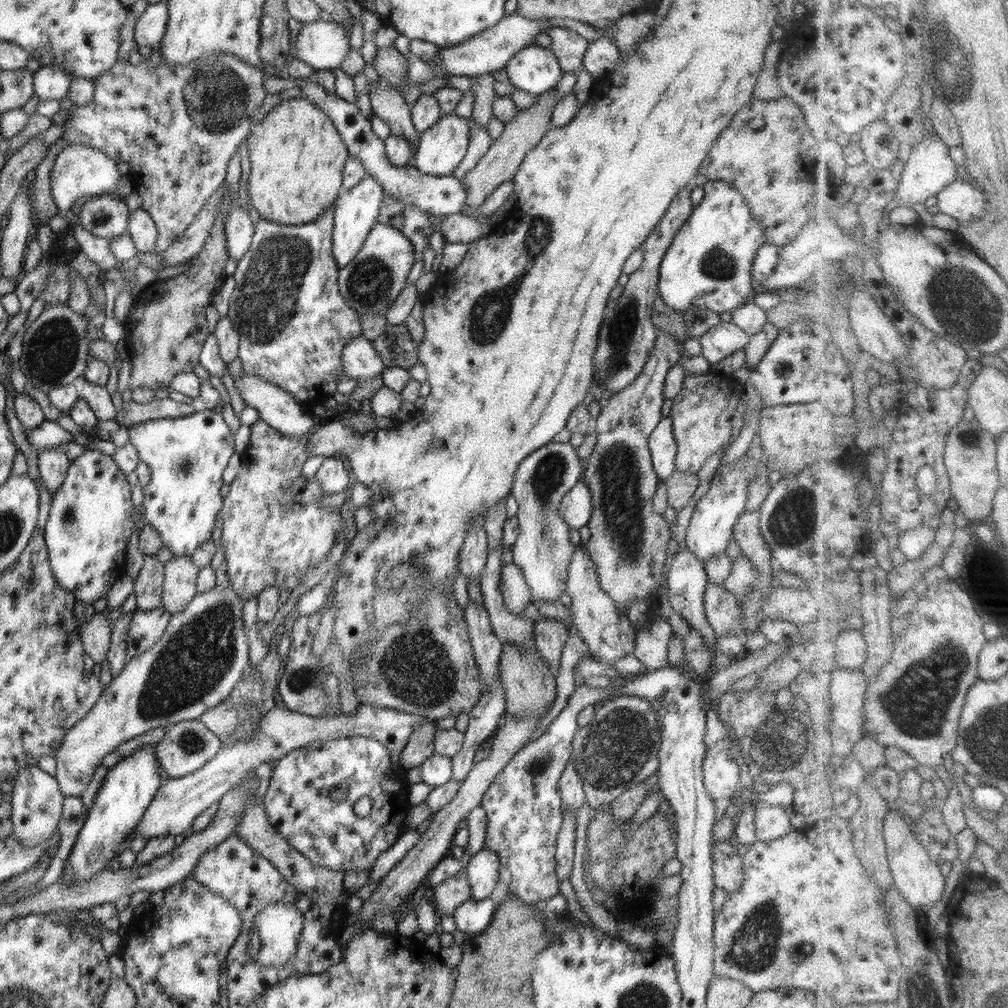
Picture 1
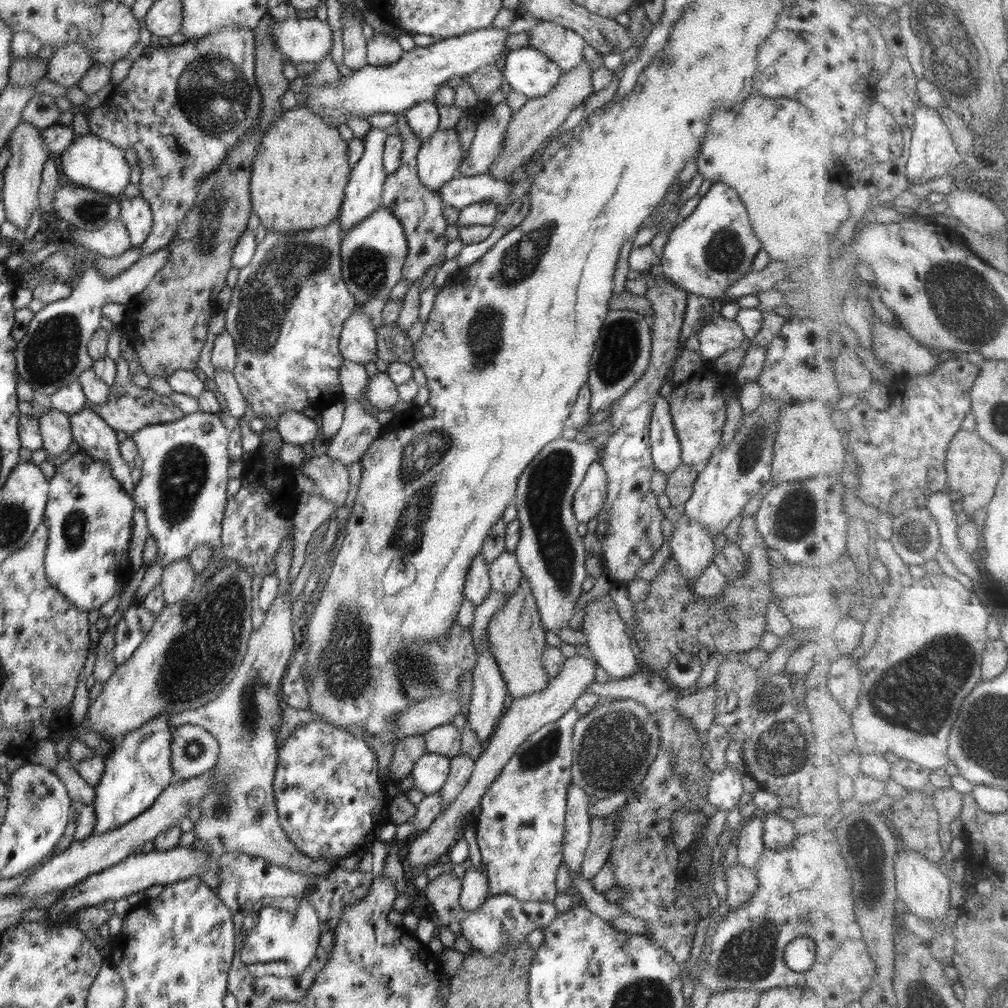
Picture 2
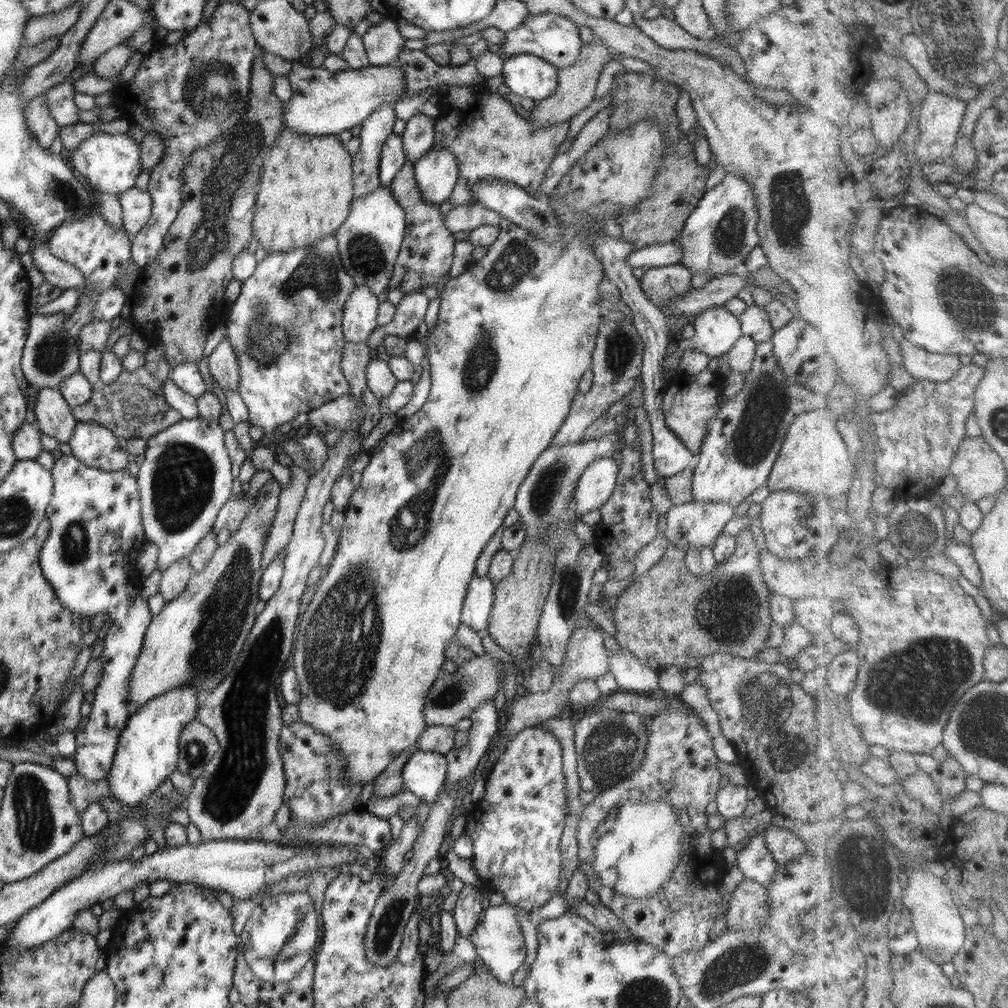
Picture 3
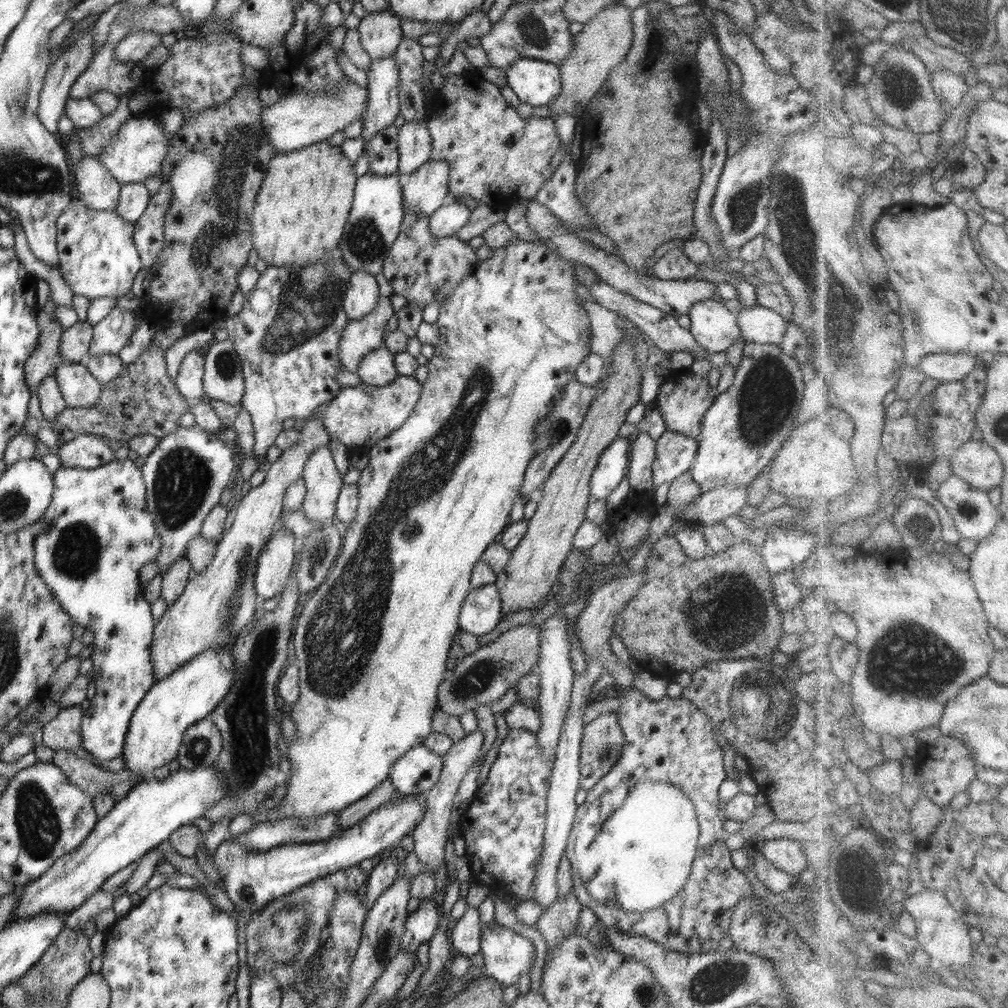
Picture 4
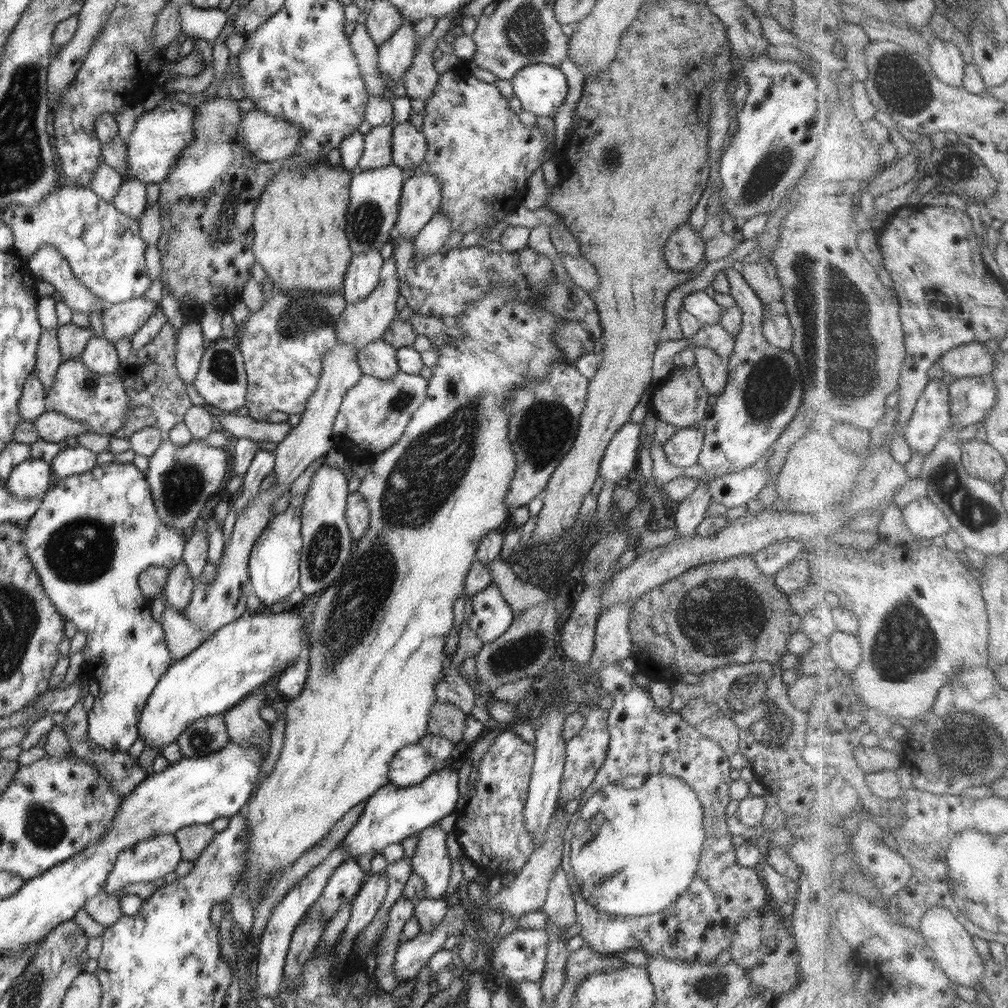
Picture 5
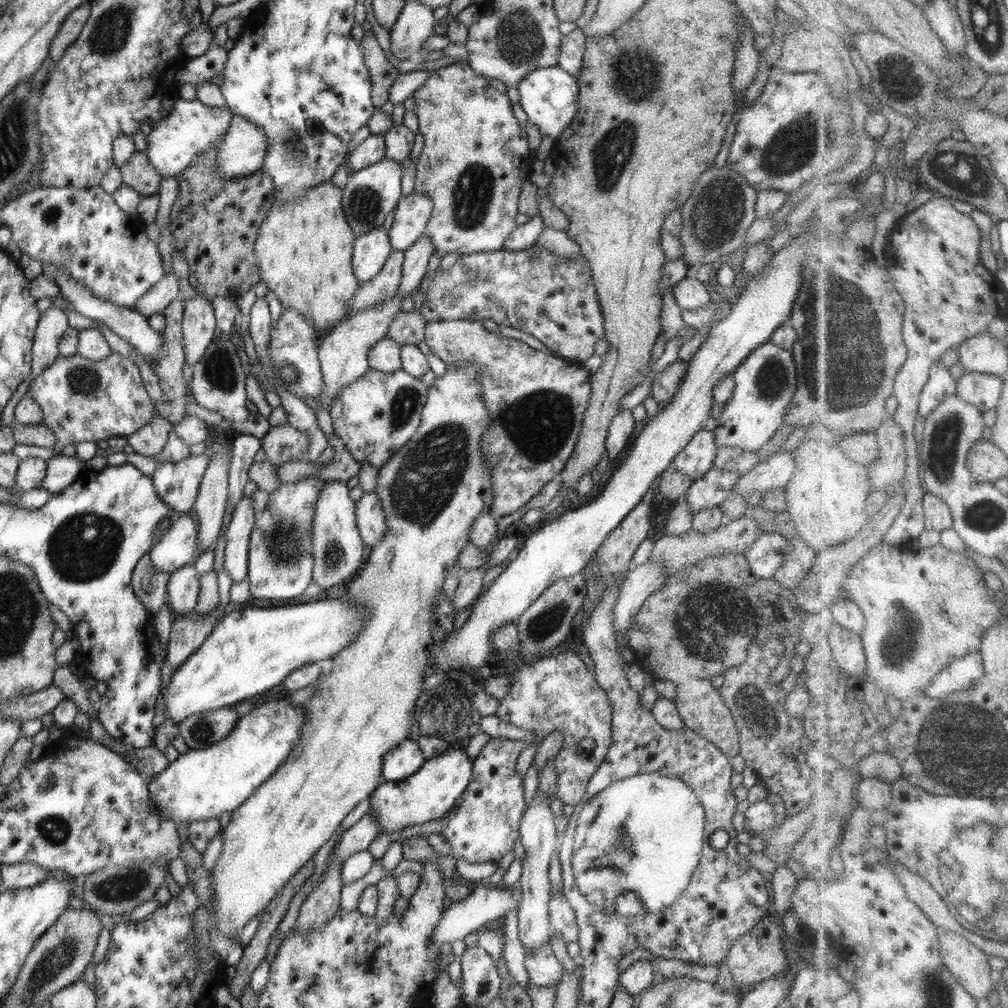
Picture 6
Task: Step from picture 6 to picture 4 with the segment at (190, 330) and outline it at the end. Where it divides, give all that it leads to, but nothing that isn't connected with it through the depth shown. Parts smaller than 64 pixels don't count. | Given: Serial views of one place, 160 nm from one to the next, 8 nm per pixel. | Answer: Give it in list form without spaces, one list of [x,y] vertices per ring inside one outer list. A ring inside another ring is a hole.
[[[195,349],[189,352],[179,366],[178,374],[174,380],[179,393],[192,401],[201,400],[205,395],[203,387],[204,370],[203,350]]]

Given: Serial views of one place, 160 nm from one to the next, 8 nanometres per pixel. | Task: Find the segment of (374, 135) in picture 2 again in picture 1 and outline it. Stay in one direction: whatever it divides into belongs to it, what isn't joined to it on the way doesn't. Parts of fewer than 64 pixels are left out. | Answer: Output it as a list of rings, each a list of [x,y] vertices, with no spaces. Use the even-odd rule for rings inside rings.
[[[366,173],[360,185],[352,190],[342,191],[334,201],[334,224],[332,235],[332,256],[336,259],[339,270],[348,266],[365,243],[372,227],[378,222],[379,210],[383,199],[383,189],[374,177]]]

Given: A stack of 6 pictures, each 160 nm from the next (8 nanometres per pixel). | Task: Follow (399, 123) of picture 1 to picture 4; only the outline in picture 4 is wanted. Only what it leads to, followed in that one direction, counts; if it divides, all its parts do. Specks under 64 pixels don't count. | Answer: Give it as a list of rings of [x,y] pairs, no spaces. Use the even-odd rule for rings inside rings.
[[[405,208],[400,234],[383,262],[383,274],[393,288],[393,294],[406,297],[423,308],[433,300],[440,304],[480,262],[475,255],[476,249],[468,246],[466,241],[456,235],[434,236],[429,224],[429,217]]]

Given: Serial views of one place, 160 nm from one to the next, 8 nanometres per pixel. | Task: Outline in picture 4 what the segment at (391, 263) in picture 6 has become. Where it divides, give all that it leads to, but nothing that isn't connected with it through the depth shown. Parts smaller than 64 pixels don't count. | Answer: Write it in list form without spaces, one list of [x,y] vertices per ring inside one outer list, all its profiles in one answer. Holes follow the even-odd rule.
[[[380,295],[376,308],[372,312],[369,312],[364,319],[350,321],[346,325],[339,342],[339,359],[344,370],[356,373],[363,356],[383,346],[384,328],[395,314],[389,298],[390,296],[384,297]]]

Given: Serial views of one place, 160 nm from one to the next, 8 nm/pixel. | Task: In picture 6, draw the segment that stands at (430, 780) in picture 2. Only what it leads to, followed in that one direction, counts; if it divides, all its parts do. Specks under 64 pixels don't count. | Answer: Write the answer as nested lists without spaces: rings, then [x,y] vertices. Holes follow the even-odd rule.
[[[403,740],[384,755],[381,777],[384,781],[392,782],[408,778],[420,770],[425,759],[416,740]]]

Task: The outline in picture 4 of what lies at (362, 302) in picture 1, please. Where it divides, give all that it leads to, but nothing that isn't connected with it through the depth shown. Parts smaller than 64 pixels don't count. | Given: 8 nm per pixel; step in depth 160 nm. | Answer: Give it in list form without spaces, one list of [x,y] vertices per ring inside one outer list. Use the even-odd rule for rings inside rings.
[[[366,173],[357,177],[351,211],[338,243],[338,252],[351,271],[369,272],[375,277],[383,270],[384,259],[398,238],[403,223],[403,181],[404,177],[399,173],[390,176]]]

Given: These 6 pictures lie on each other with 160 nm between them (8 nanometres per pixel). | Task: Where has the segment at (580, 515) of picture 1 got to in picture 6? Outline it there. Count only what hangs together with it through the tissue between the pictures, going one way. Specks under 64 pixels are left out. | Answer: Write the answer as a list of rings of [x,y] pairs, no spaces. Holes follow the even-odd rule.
[[[622,409],[610,423],[607,439],[605,440],[605,450],[608,452],[610,463],[618,460],[630,446],[630,436],[634,434],[634,417],[632,409]]]

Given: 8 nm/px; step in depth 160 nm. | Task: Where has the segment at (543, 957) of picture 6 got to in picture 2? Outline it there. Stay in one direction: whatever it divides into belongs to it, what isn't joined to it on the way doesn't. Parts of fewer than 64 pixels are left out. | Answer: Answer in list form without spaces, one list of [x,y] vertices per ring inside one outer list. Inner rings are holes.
[[[490,895],[477,911],[463,912],[460,923],[461,933],[472,947],[479,948],[487,955],[495,953],[504,943],[517,947],[536,928],[546,928],[560,912],[556,902],[525,903],[510,895]]]

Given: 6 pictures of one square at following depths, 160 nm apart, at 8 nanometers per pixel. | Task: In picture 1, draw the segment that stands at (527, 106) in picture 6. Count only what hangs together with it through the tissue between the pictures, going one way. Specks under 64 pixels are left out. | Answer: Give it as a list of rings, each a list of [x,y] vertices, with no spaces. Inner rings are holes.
[[[535,44],[522,48],[505,69],[516,89],[535,95],[554,90],[564,74],[556,56]]]

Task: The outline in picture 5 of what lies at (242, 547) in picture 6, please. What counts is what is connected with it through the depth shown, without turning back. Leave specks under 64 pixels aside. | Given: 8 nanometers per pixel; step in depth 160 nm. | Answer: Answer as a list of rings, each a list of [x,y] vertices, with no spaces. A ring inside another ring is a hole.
[[[261,447],[254,454],[254,458],[244,473],[242,496],[234,496],[232,501],[238,507],[236,518],[240,516],[241,510],[255,497],[260,491],[260,484],[275,467],[275,454],[271,451],[262,449]]]

